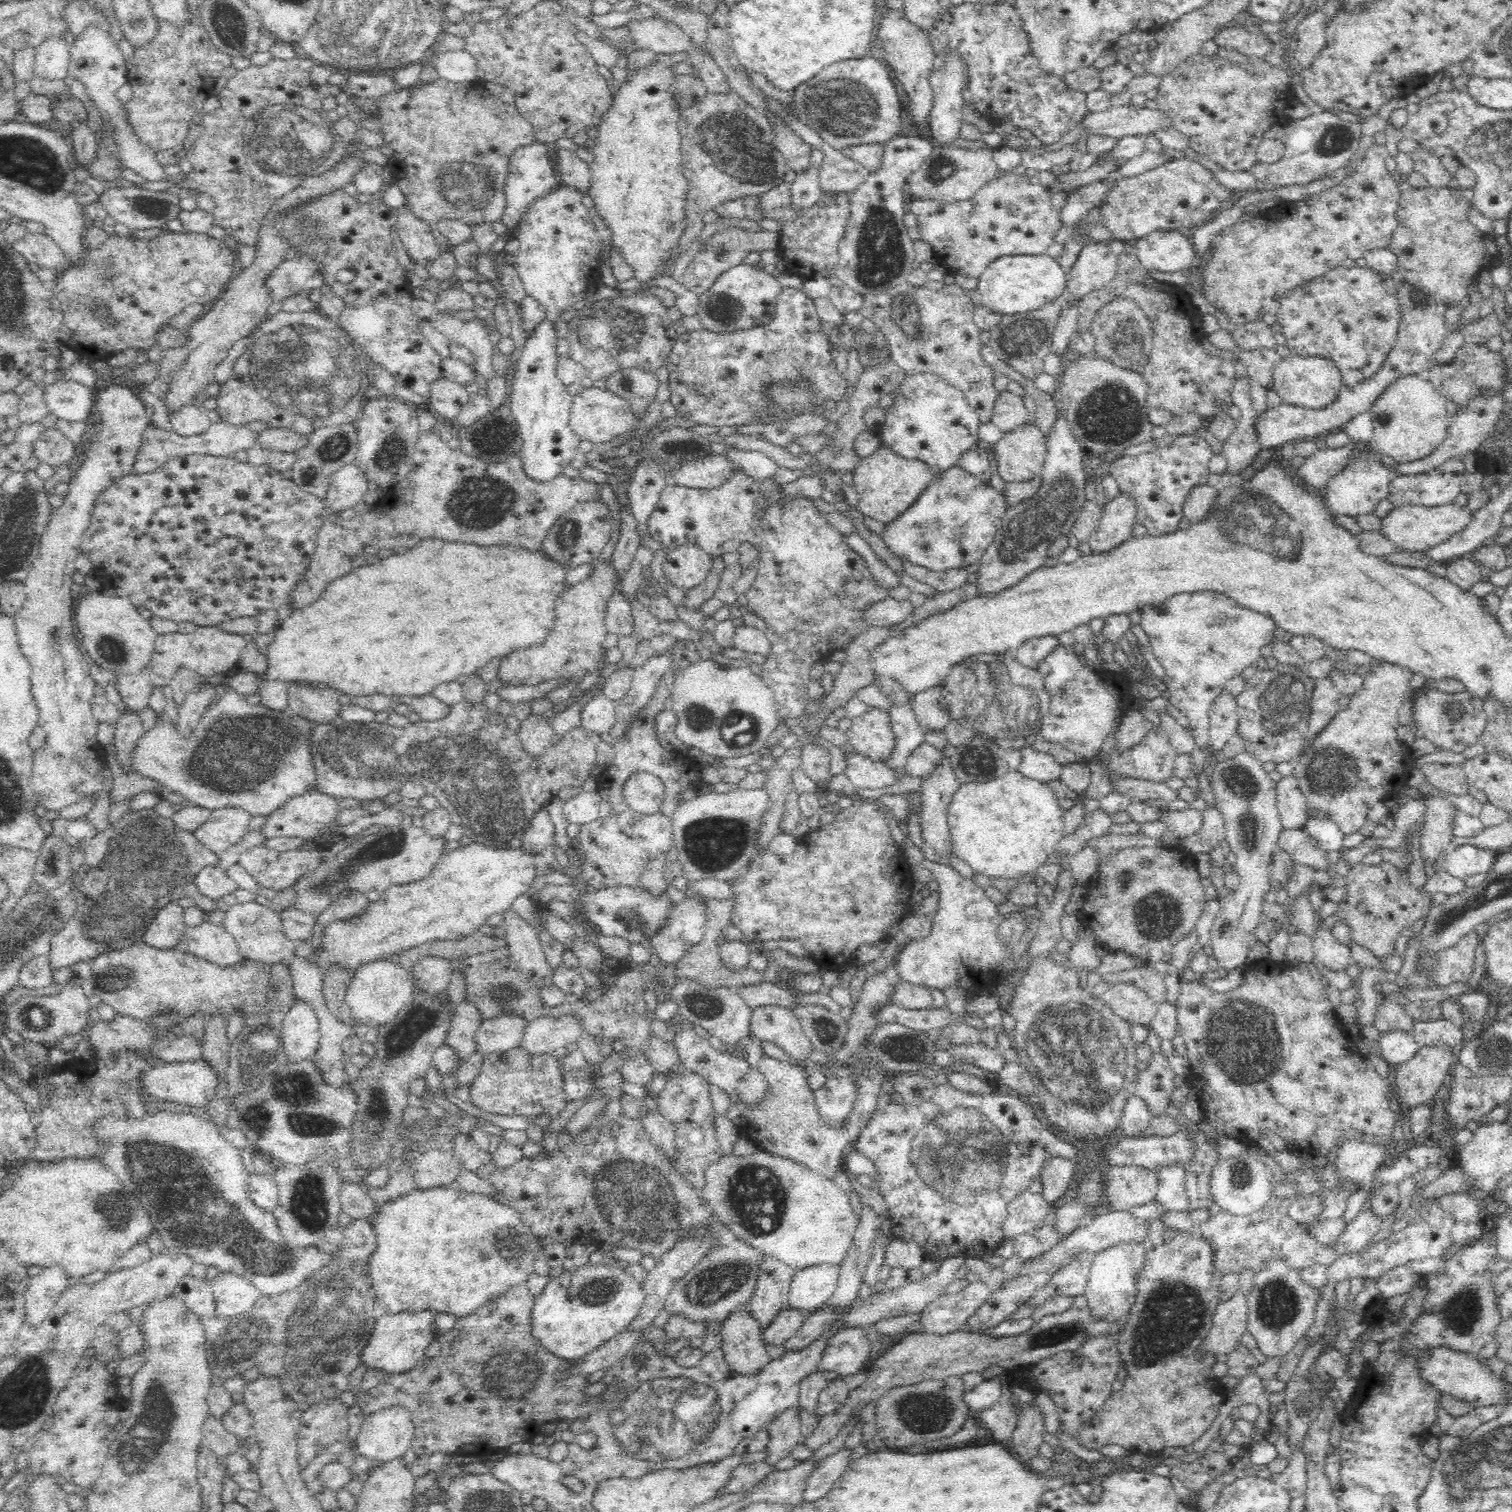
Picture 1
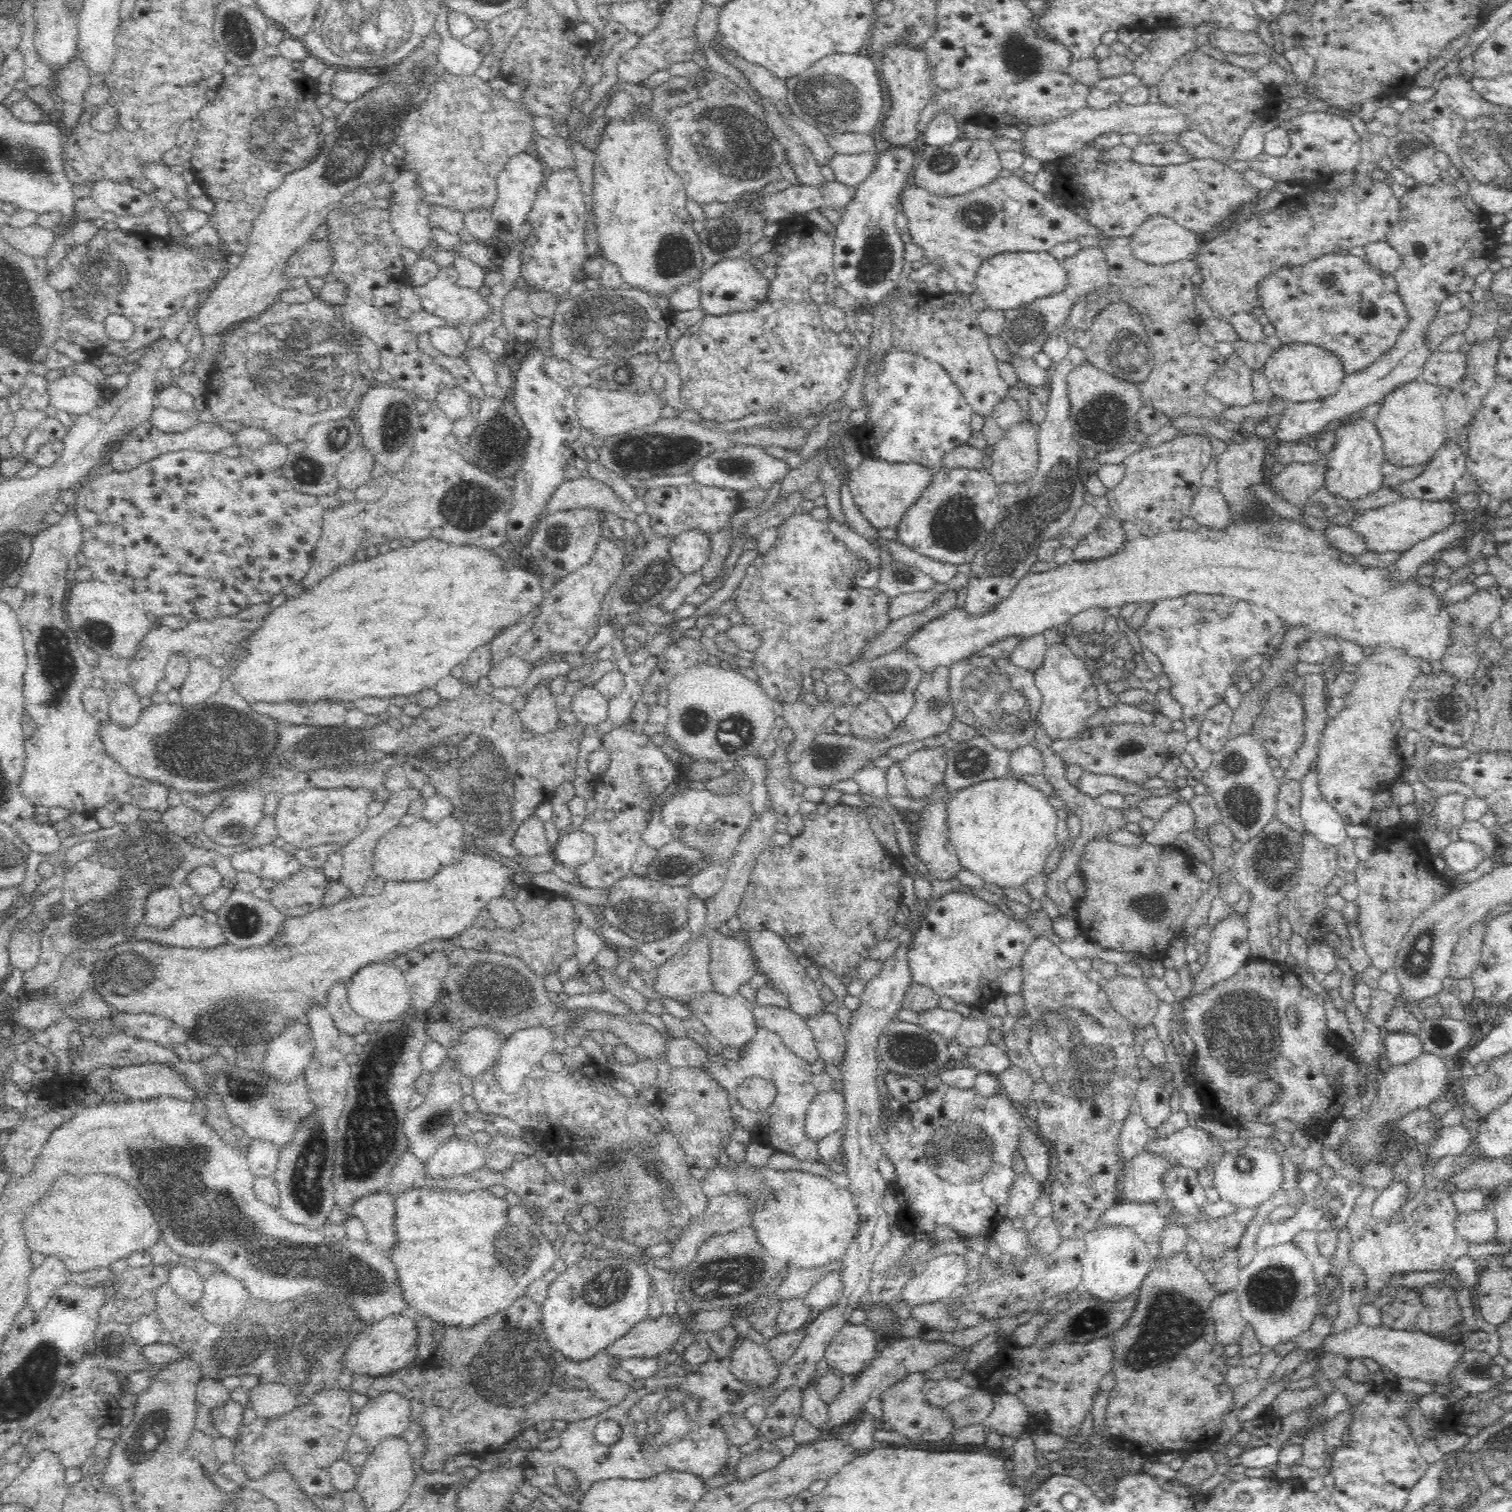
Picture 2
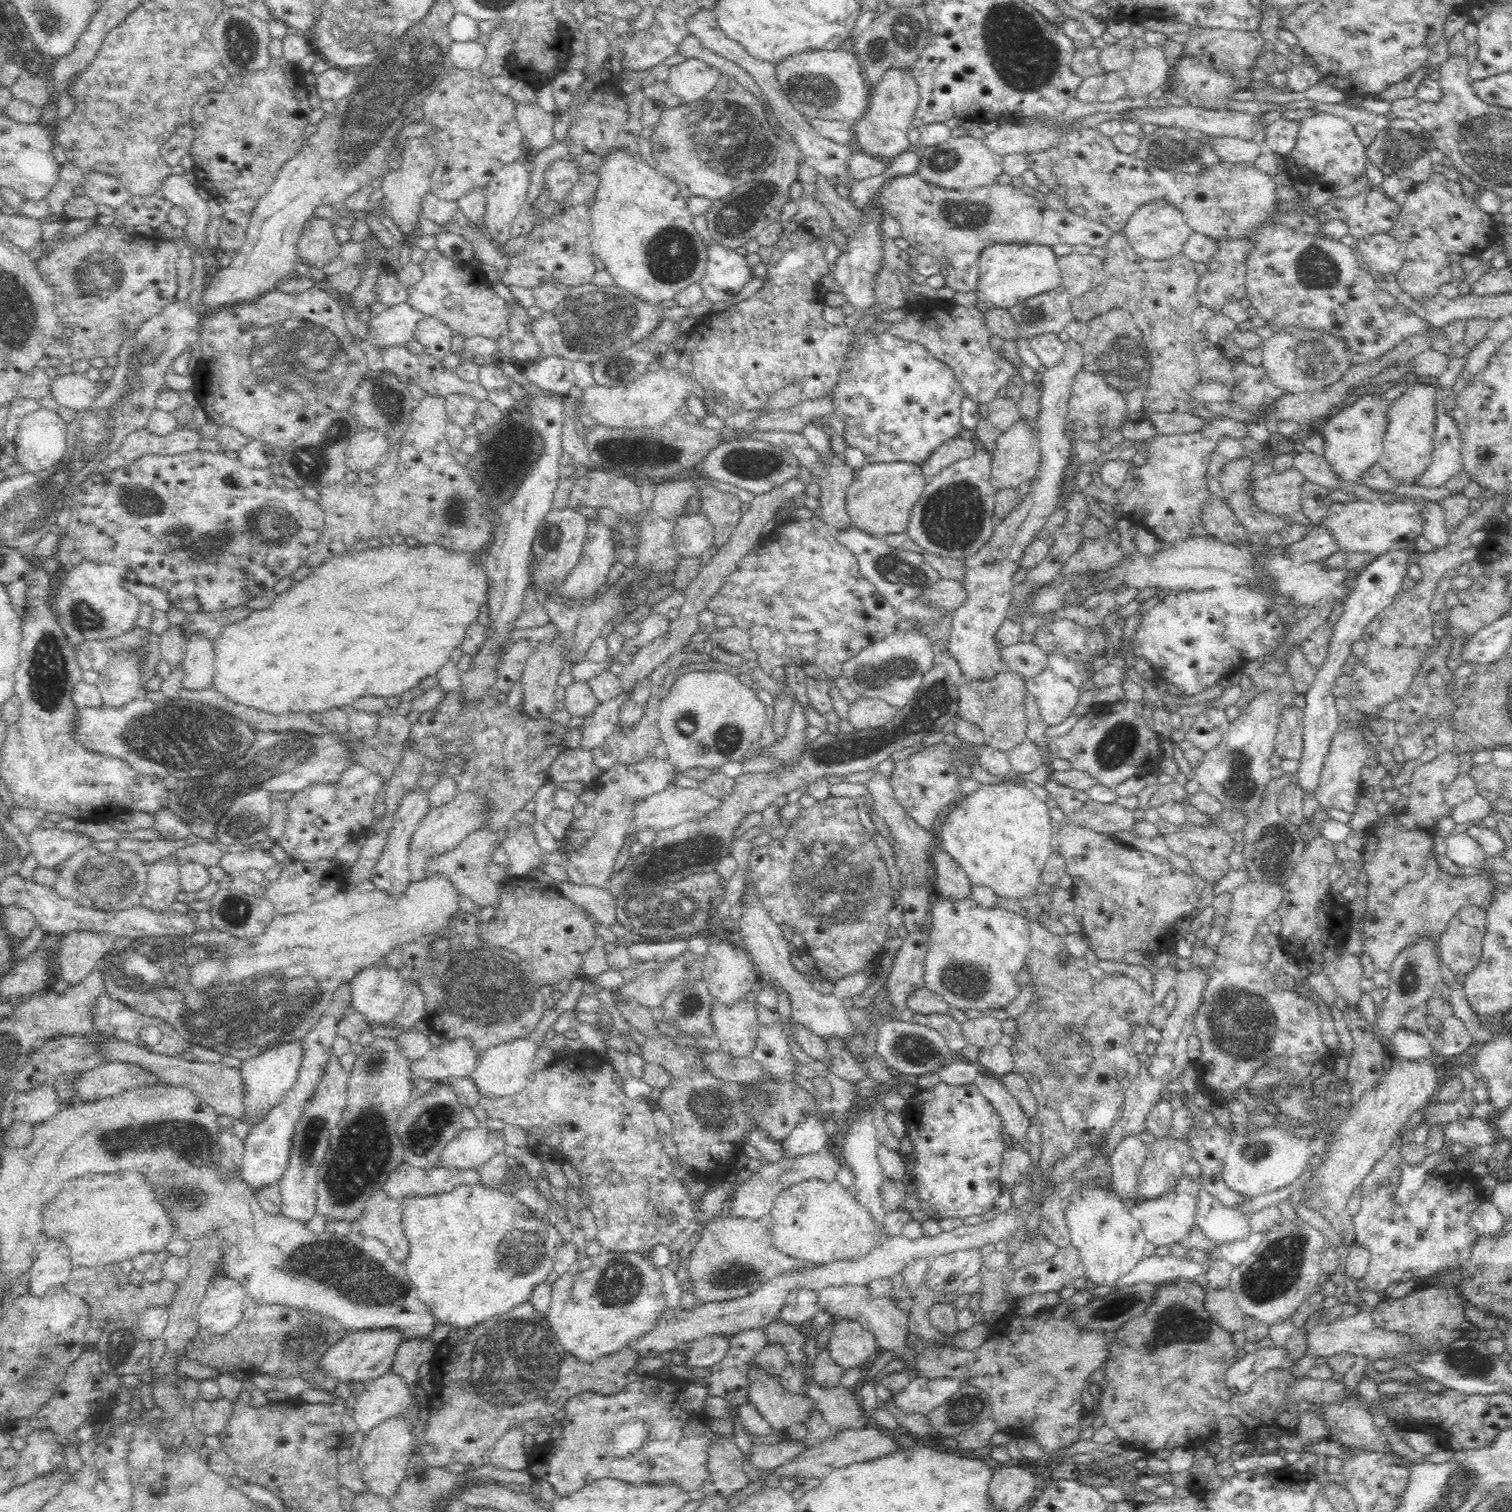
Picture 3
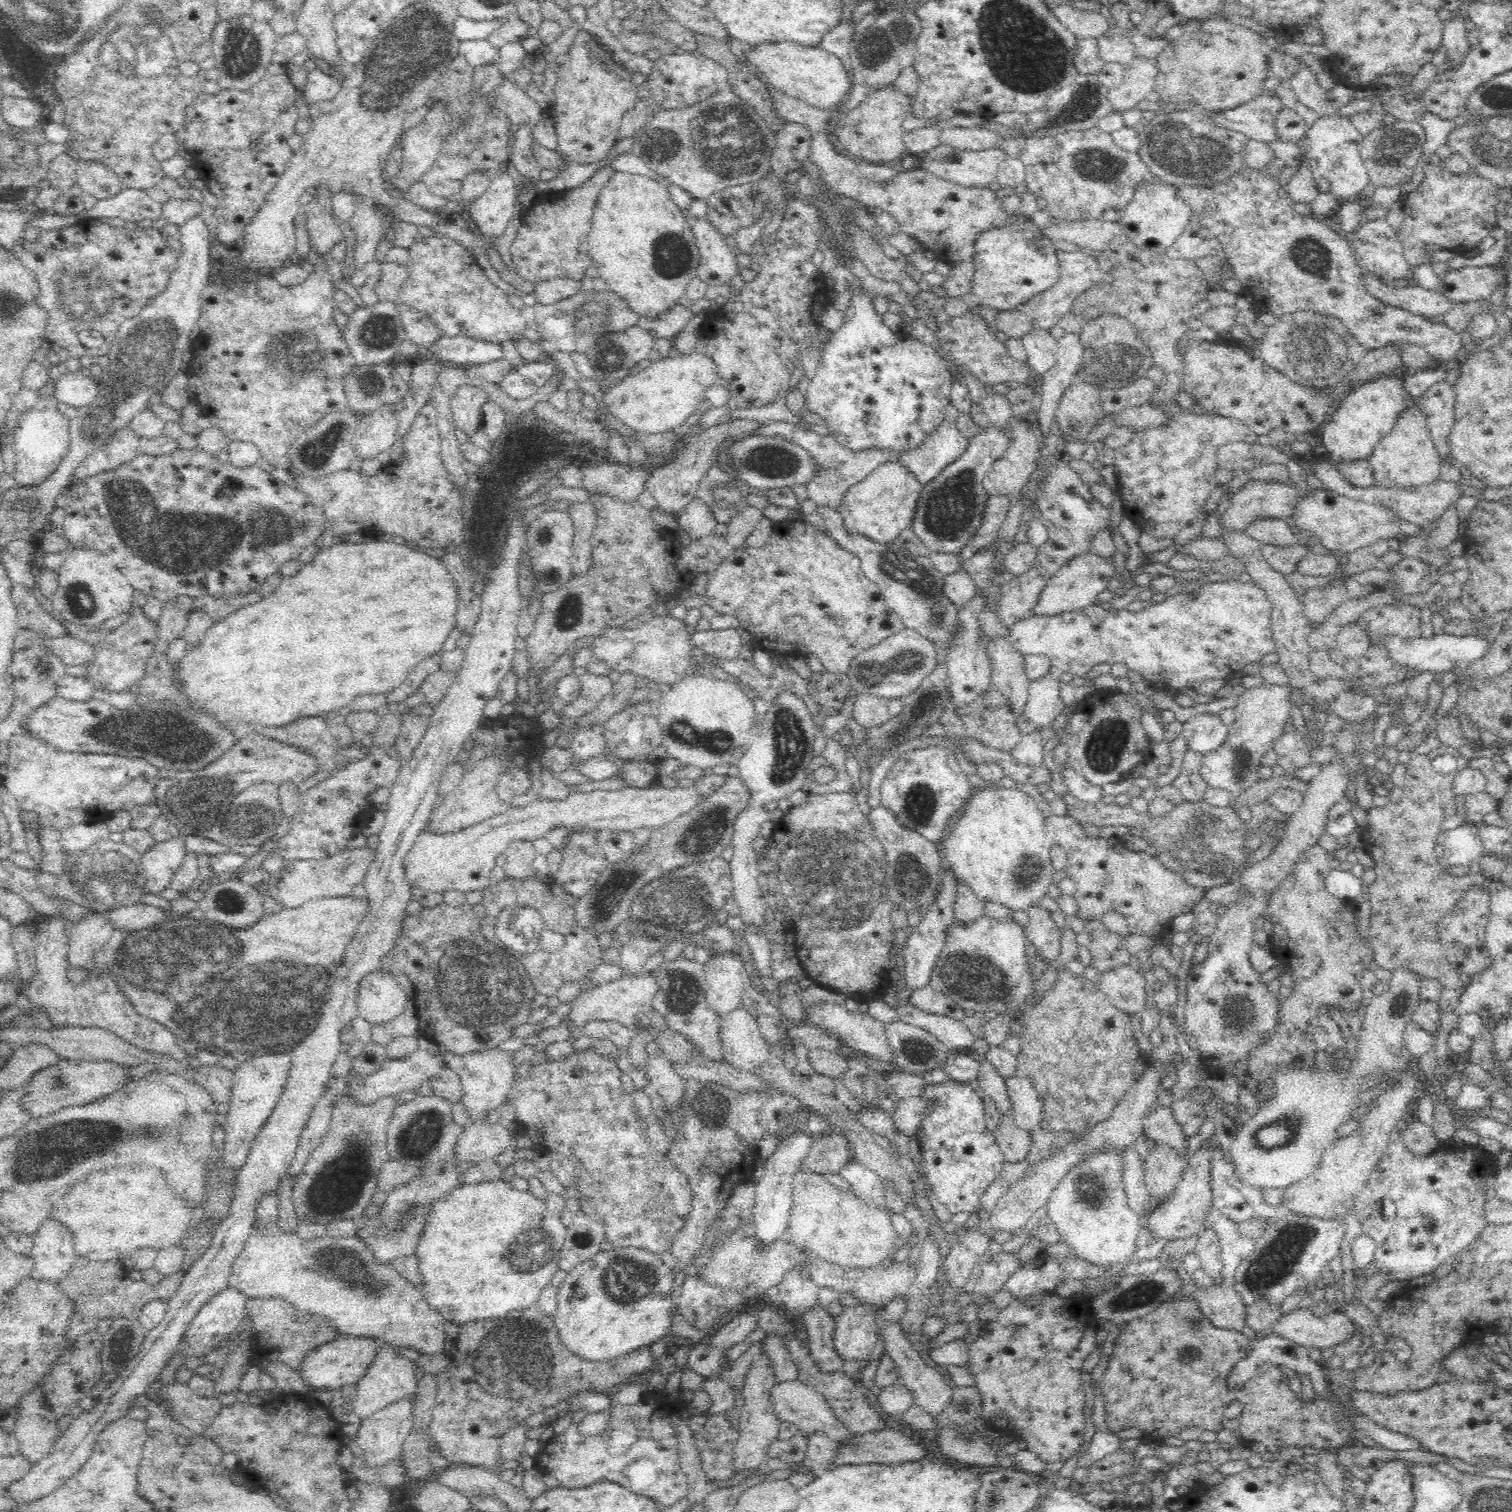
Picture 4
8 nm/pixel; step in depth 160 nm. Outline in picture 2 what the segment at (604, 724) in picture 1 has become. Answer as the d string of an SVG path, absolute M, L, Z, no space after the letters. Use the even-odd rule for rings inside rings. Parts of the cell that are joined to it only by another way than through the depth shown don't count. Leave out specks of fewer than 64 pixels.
M593 687L580 688L571 696L570 711L576 715L578 722L587 724L596 724L606 718L608 710L608 699L602 696L598 689Z

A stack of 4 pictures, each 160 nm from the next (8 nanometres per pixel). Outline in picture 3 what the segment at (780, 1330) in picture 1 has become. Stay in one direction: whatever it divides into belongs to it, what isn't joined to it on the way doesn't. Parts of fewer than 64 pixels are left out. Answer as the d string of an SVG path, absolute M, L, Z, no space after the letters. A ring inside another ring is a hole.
M796 1284L790 1288L784 1298L784 1306L780 1312L786 1325L793 1327L806 1320L812 1320L821 1309L817 1289L810 1289L804 1284Z

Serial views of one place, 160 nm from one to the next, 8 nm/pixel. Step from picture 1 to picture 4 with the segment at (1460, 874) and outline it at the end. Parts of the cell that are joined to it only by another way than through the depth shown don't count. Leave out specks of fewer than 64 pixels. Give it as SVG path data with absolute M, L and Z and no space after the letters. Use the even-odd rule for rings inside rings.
M1462 824L1444 832L1442 846L1442 861L1448 860L1446 867L1470 866L1484 855L1477 824Z

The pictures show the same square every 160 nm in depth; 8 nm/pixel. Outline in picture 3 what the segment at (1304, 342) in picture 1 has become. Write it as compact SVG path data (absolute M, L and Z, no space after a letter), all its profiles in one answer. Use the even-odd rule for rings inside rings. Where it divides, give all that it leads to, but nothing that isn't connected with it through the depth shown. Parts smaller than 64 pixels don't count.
M1096 127L1068 131L1054 138L1048 148L1024 152L1024 157L1028 170L1034 172L1038 181L1048 186L1050 192L1054 188L1054 192L1066 201L1069 211L1105 224L1115 232L1122 232L1124 224L1140 204L1161 198L1184 211L1188 226L1193 231L1211 236L1217 241L1246 240L1250 248L1244 260L1245 296L1250 300L1250 306L1256 308L1274 332L1292 324L1325 328L1347 342L1352 351L1353 364L1380 358L1384 352L1414 335L1424 335L1430 349L1448 356L1452 354L1454 344L1443 327L1434 326L1410 312L1404 305L1394 301L1392 295L1378 287L1371 272L1361 264L1354 246L1347 246L1339 239L1330 239L1322 232L1300 232L1283 222L1281 216L1284 212L1278 210L1276 188L1279 185L1272 175L1260 171L1252 163L1220 162L1215 169L1211 167L1210 171L1203 170L1202 174L1175 173L1152 166L1137 153L1118 150L1113 140L1100 133Z

